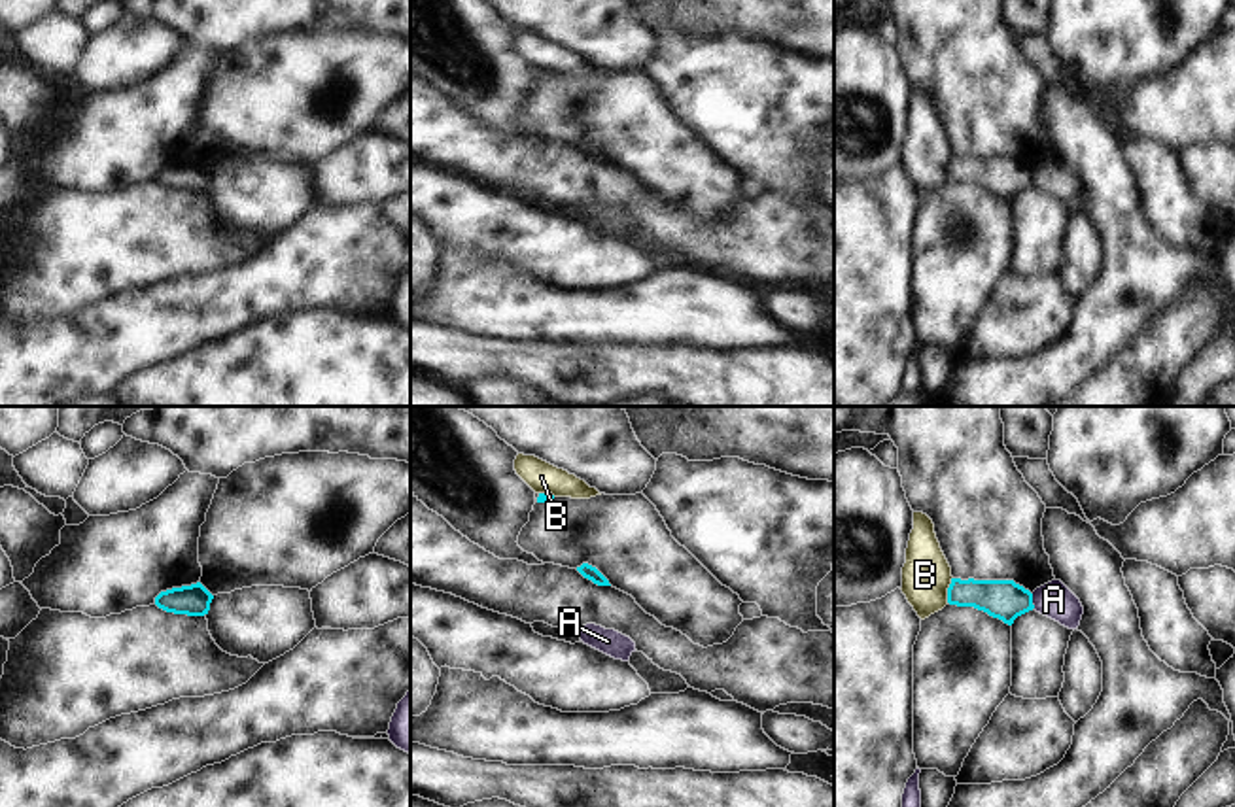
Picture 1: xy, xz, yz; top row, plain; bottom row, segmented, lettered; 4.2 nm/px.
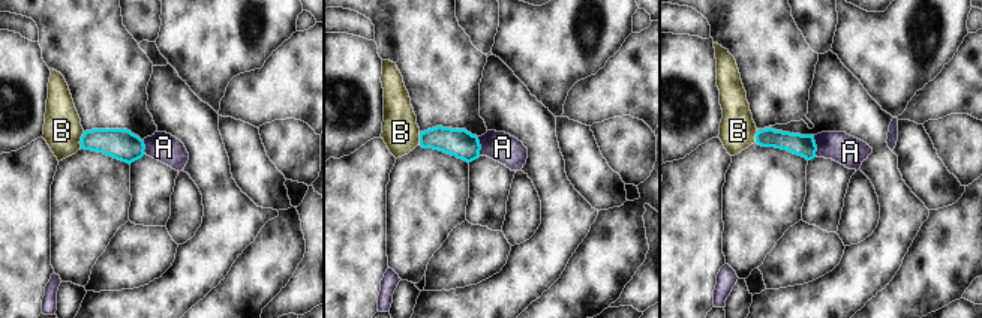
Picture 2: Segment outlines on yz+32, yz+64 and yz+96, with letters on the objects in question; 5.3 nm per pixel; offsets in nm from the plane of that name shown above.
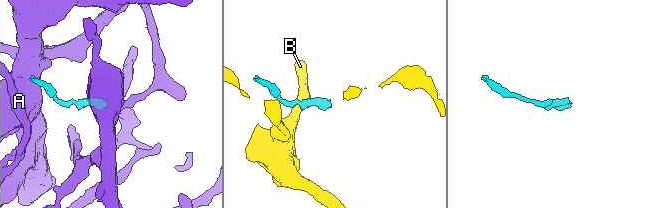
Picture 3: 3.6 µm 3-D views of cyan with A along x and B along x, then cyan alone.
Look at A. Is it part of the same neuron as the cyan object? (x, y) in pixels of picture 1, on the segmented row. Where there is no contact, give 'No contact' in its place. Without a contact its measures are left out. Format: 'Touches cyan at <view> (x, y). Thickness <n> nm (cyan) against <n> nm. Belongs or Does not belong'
Touches cyan at yz (1031, 601). Thickness 170 nm (cyan) against 160 nm. Does not belong

